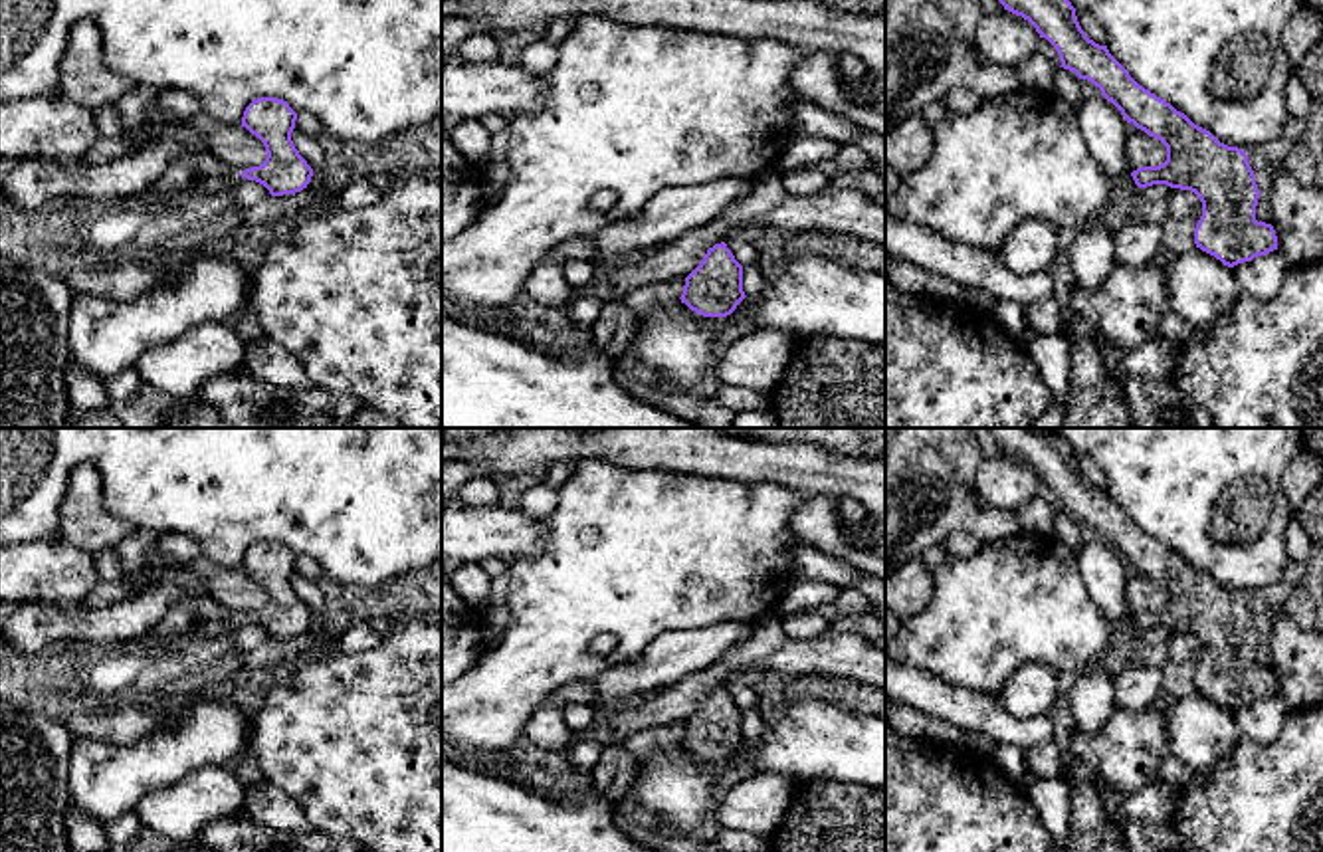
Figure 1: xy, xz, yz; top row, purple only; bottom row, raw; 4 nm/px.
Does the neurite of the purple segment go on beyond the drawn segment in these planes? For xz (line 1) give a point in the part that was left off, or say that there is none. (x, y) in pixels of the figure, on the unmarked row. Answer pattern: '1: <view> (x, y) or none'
1: none

